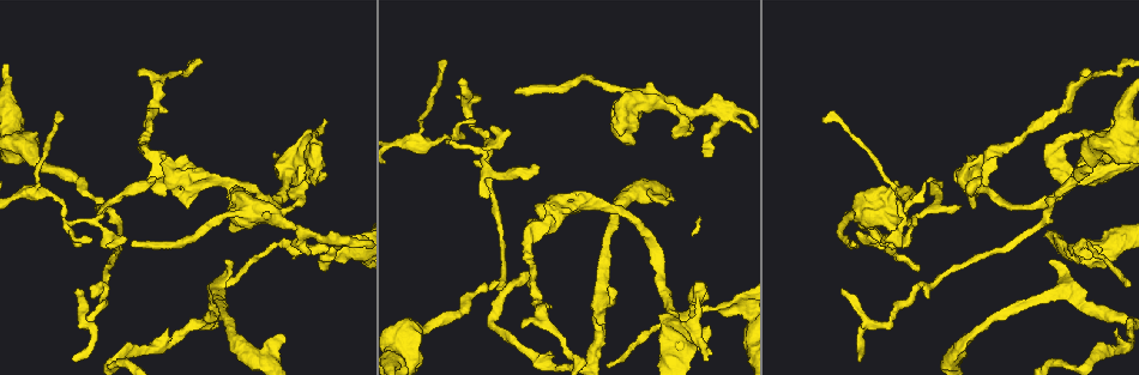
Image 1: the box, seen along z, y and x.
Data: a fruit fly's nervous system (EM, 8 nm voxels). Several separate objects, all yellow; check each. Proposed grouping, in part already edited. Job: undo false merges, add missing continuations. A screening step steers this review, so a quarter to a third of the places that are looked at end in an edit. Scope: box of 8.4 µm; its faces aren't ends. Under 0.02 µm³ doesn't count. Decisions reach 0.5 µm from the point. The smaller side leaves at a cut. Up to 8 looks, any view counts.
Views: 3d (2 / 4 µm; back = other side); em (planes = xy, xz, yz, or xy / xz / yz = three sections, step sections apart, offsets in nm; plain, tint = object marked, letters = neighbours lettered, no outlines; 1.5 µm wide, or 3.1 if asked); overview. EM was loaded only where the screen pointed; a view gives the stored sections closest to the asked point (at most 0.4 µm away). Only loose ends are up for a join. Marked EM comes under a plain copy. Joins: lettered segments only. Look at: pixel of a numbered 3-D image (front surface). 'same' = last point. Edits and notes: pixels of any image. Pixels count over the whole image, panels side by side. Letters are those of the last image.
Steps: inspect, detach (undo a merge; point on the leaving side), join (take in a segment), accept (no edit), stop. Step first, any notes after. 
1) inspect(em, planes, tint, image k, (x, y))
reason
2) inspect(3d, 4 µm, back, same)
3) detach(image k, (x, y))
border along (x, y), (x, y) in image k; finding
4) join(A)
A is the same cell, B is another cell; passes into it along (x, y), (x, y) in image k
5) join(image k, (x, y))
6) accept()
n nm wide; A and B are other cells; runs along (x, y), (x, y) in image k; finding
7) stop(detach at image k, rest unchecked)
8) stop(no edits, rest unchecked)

inspect(em, planes, letters, image 1, (156, 178))
an open end

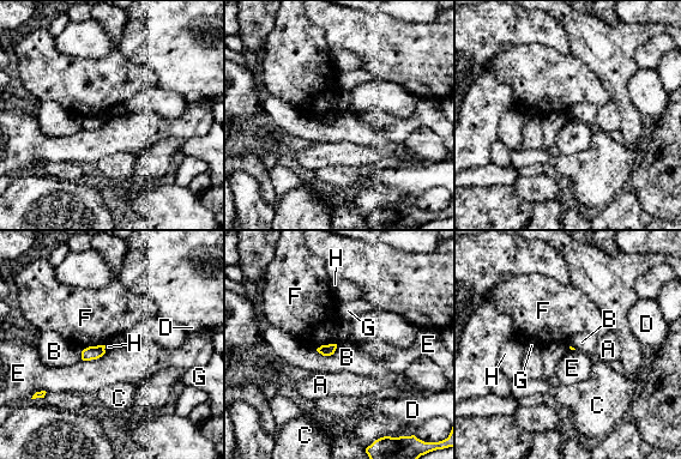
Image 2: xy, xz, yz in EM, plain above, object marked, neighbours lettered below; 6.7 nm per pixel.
accept()
A, B, C, D, E, F, G and H are other cells; no lettered segment goes on from it

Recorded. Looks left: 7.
inspect(em, planes, letters, image 1, (620, 134))
thick end

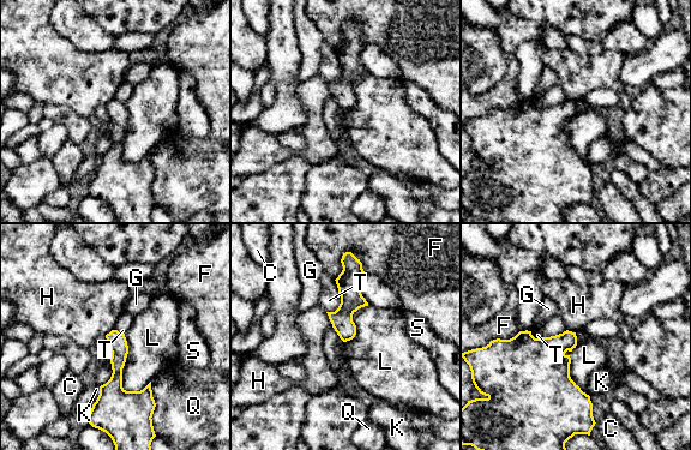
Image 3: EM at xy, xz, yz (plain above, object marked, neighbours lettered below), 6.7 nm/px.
accept()
C, F, G, H, K, L, Q, S and T are other cells; runs along (114, 332), (116, 379), (110, 410) in image 3; none of them fits

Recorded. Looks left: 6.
inspect(em, xy, step 4, letters, image 1, (1085, 74))
an open end

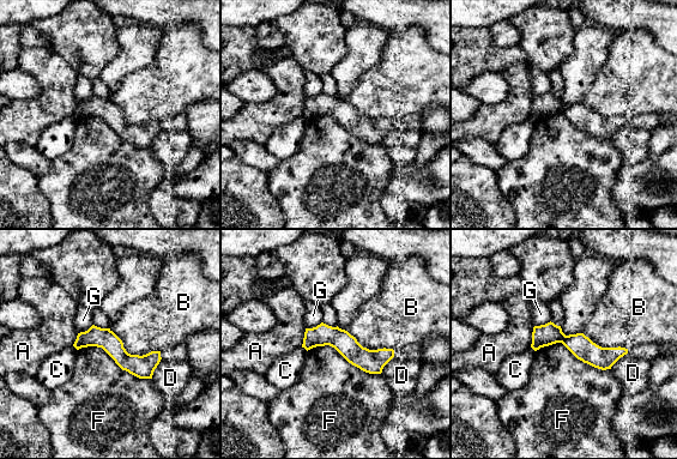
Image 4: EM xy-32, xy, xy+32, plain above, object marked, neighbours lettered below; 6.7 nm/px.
accept()
A, B, C, D, F and G are other cells; runs along (535, 334), (623, 351) in image 4; no lettered segment goes on from it

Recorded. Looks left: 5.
stop(no edits, rest unchecked)

